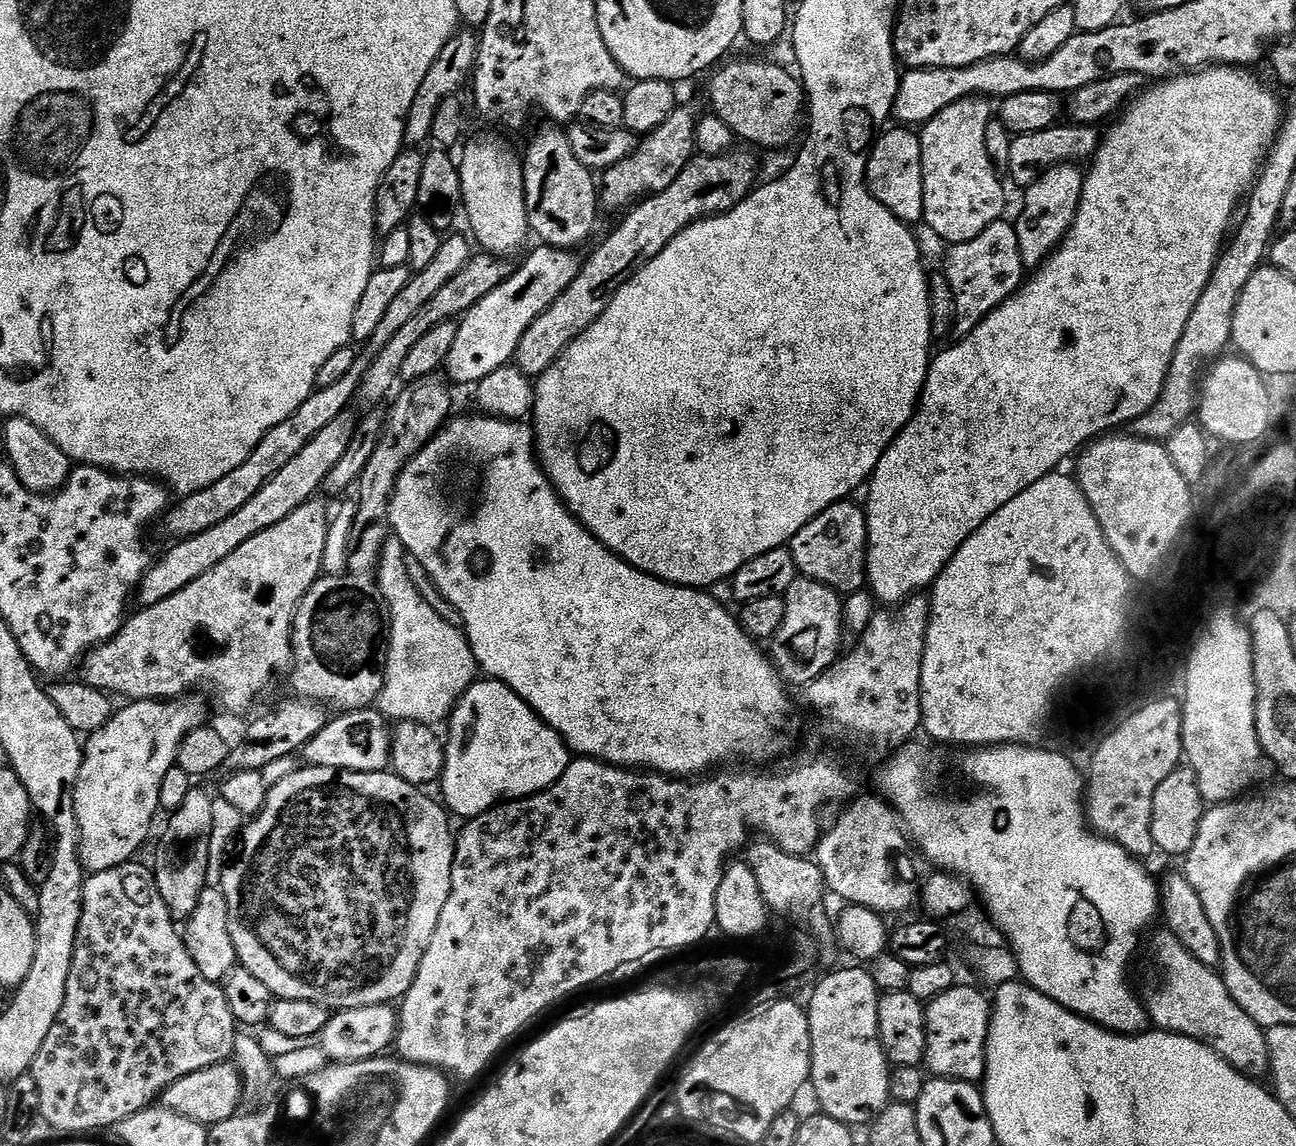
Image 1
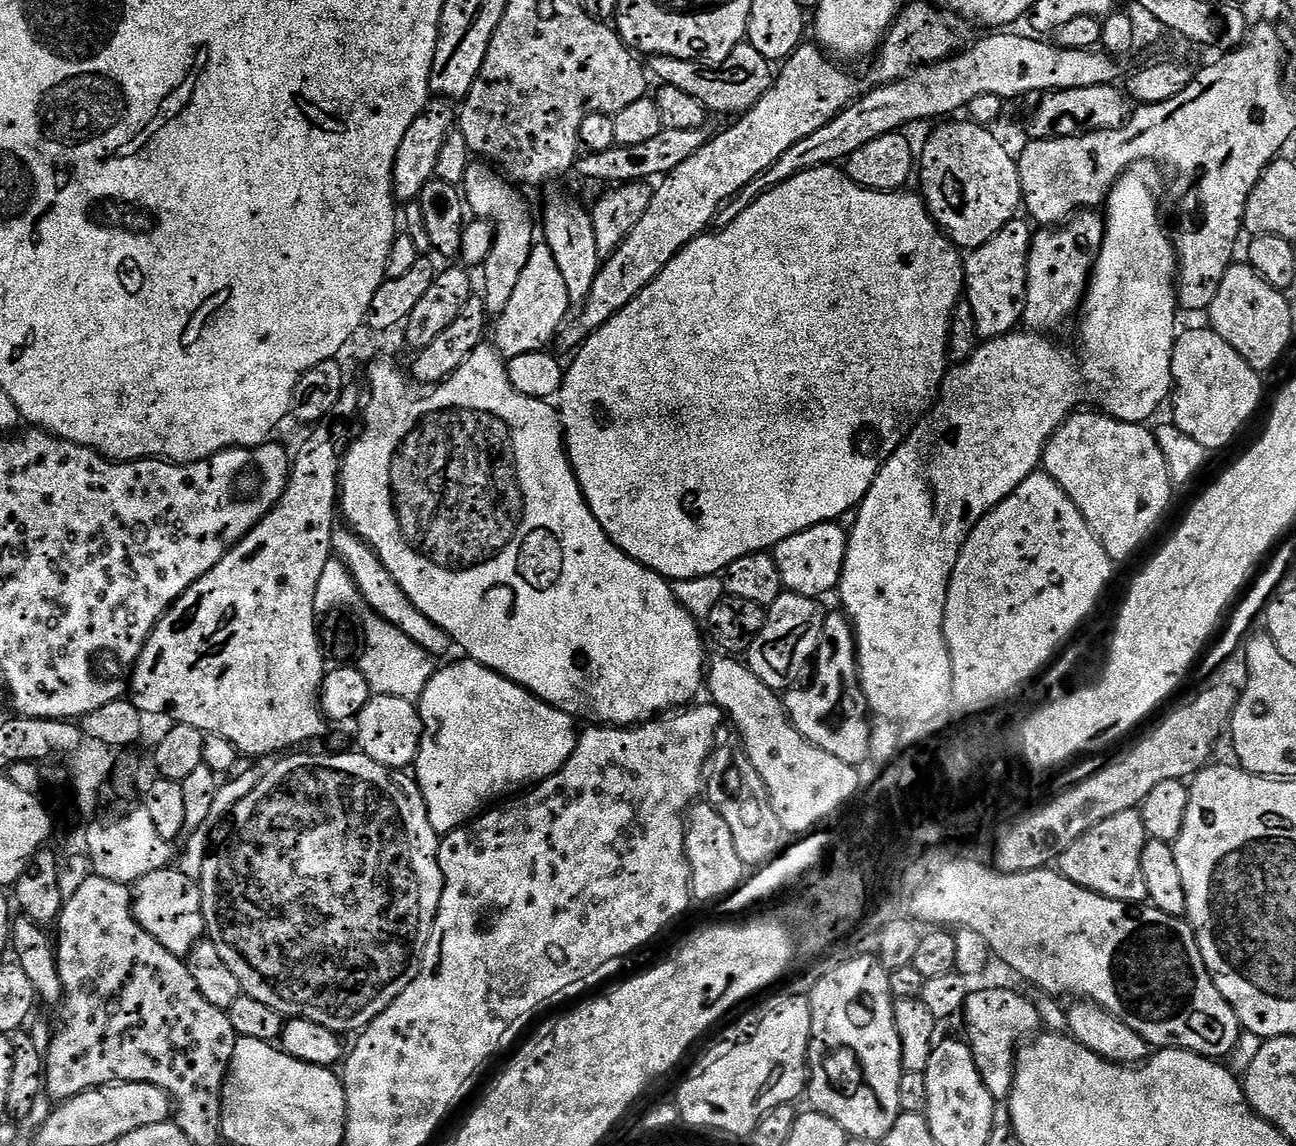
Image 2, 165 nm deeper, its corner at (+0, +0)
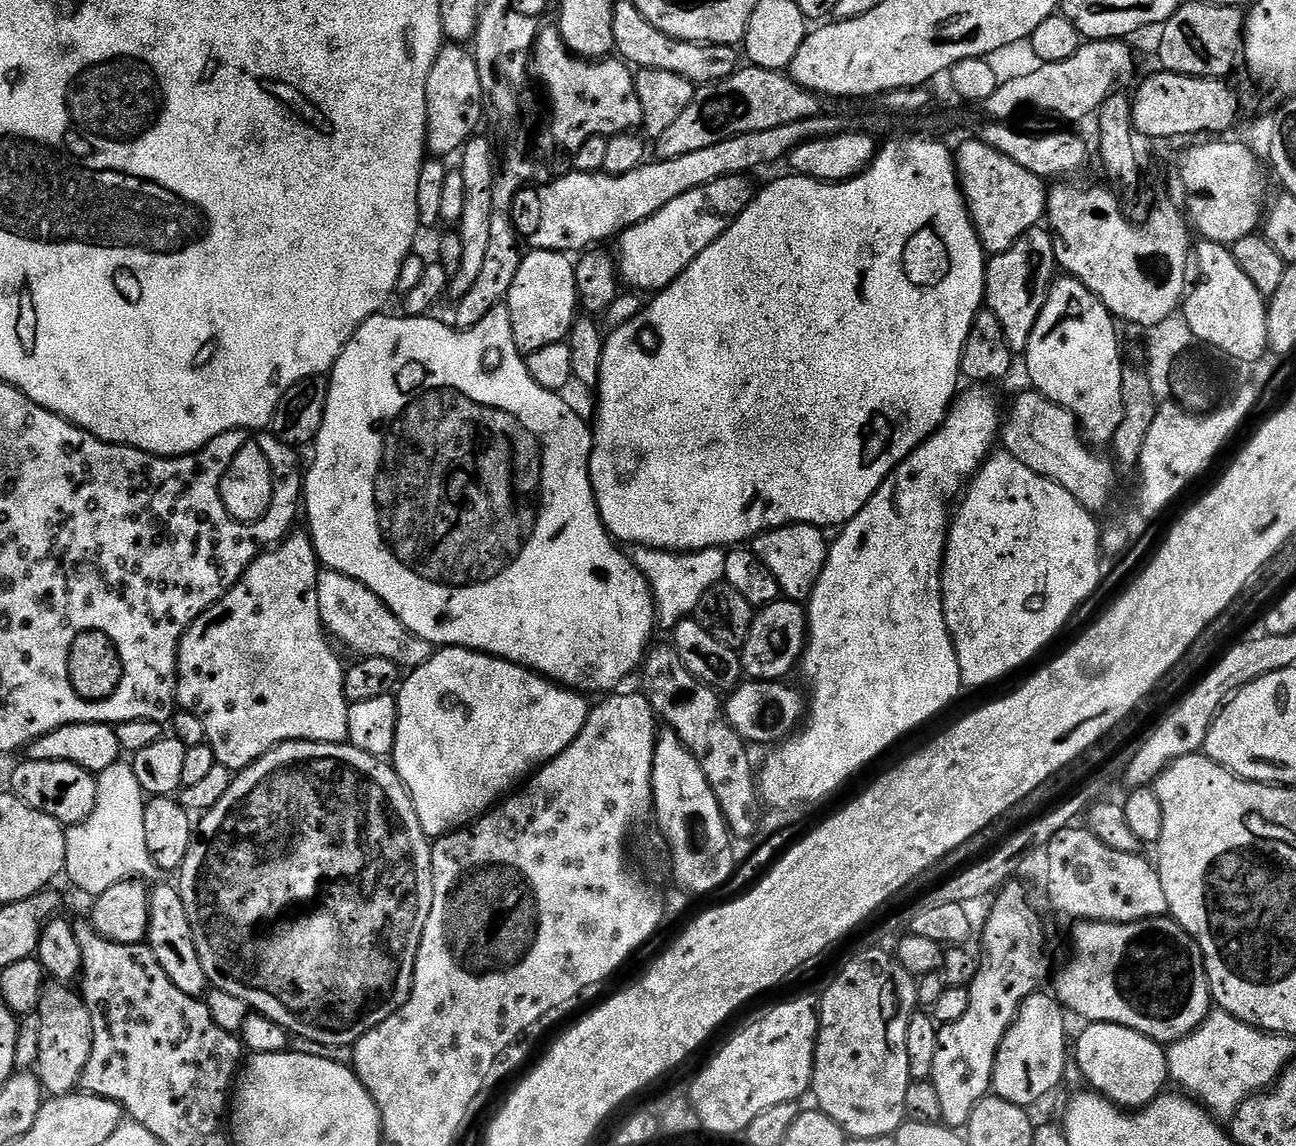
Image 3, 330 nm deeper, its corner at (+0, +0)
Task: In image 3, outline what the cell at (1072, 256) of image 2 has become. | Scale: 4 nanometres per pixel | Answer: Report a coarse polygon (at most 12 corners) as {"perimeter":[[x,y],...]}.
{"perimeter":[[1053,279],[1022,353],[1089,445],[1122,426],[1116,317]]}

